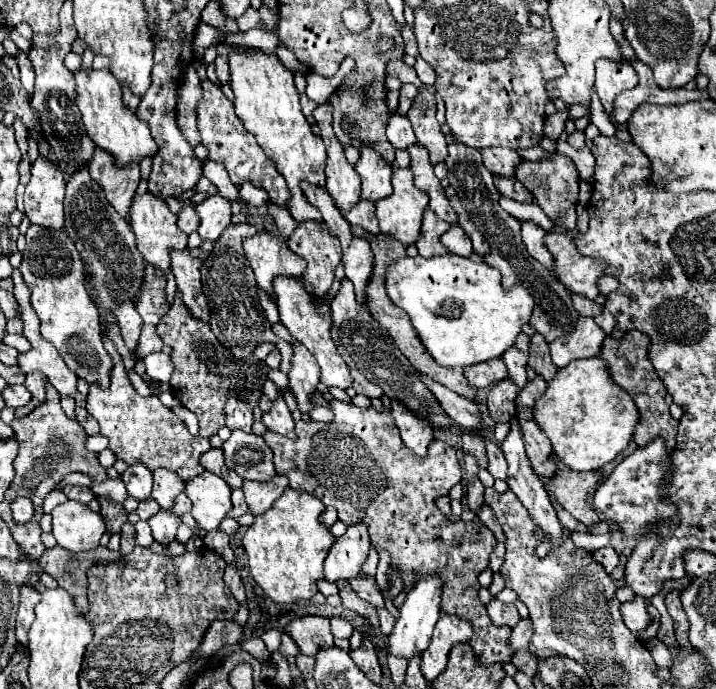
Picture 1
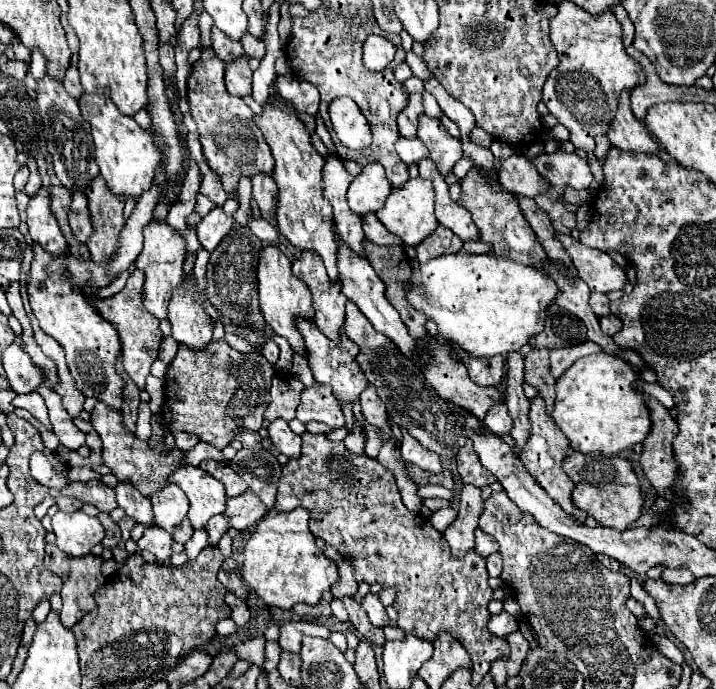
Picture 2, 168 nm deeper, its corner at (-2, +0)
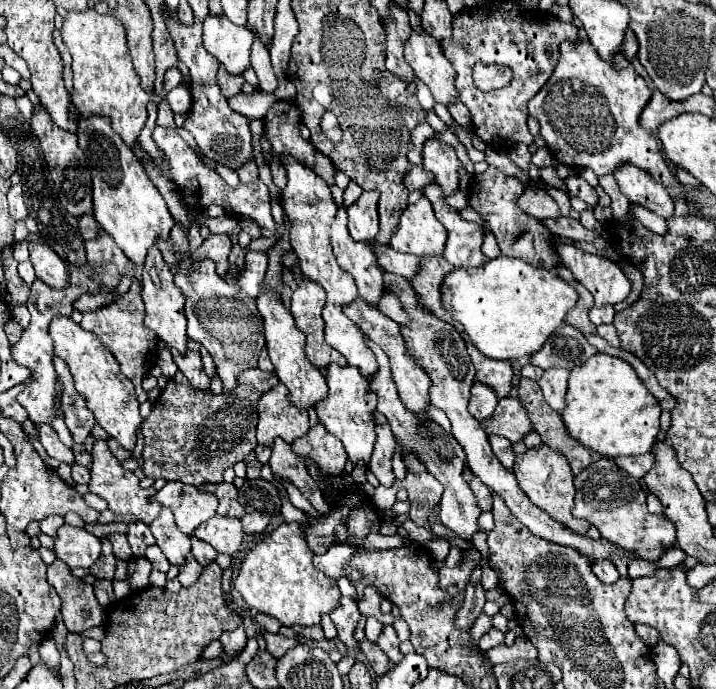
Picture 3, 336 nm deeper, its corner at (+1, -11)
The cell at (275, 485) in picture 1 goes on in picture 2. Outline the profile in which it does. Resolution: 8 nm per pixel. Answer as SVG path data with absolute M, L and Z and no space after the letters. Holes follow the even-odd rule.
M248 489L246 493L232 497L226 501L224 515L230 519L230 527L242 531L254 523L258 523L268 509L264 509L264 503L258 501L258 497Z

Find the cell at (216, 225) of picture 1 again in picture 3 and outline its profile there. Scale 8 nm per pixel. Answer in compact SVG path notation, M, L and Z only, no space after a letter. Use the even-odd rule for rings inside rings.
M209 234L203 244L191 254L195 260L209 258L217 264L217 274L223 276L227 272L227 256L231 252L231 240L225 234Z

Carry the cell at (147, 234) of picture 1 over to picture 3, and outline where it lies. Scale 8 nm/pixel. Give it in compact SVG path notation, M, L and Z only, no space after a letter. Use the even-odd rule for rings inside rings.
M157 246L149 248L149 260L145 260L145 268L141 274L141 282L143 282L143 302L145 302L145 326L149 326L151 330L155 330L155 334L167 342L169 346L175 346L181 354L187 348L187 334L185 334L185 326L187 326L187 318L183 312L183 294L181 290L173 284L173 274L169 272L169 266L165 264L161 252ZM151 270L157 272L159 276L159 284L153 282L151 278Z

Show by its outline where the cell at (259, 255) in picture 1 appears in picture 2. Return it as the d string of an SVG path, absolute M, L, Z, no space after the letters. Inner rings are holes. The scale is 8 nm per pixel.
M266 245L260 253L260 263L258 263L258 297L260 297L260 309L266 319L266 323L272 327L276 335L282 335L294 353L308 357L304 339L296 327L296 319L304 321L314 321L314 309L312 309L312 293L308 293L306 285L300 283L298 277L292 275L290 261L288 257L274 245Z

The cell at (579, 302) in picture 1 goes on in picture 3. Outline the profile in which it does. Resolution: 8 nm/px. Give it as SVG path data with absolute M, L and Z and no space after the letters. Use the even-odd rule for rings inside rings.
M593 306L593 308L589 310L589 320L591 320L595 326L611 324L611 322L613 322L613 314L615 314L613 306L605 306L605 308L597 308L597 306Z

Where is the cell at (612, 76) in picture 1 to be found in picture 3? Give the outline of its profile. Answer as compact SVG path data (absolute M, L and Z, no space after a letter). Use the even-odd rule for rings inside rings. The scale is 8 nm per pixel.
M619 164L613 176L617 178L619 188L629 198L629 202L641 204L661 218L673 216L671 196L665 192L659 180L653 180L653 176L649 176L649 172L633 164Z

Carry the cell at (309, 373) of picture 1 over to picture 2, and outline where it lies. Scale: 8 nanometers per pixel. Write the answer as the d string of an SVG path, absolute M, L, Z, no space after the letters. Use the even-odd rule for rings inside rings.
M314 385L304 389L302 401L296 411L296 419L302 423L320 421L326 423L330 429L344 427L344 413L340 401L336 401L332 389L324 385Z

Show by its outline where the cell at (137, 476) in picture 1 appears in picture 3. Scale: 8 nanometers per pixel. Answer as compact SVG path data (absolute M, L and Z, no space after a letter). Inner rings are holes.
M137 520L137 524L129 524L127 540L129 540L131 550L133 550L133 554L135 554L137 558L145 554L145 548L147 548L147 546L155 544L155 538L153 538L153 534L151 534L149 526L141 524L139 520Z

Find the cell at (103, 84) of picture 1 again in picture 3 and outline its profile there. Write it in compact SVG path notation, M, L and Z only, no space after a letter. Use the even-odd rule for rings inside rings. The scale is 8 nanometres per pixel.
M91 116L77 120L79 146L87 156L87 166L93 178L93 216L99 226L121 246L127 258L135 264L143 264L147 248L159 238L167 238L173 228L173 218L167 210L157 186L149 180L141 160L137 160L133 148L129 148L117 132L113 132L109 118Z

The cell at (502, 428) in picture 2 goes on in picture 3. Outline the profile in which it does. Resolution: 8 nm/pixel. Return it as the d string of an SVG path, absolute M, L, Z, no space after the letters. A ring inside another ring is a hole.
M489 436L491 448L495 452L495 456L505 464L505 468L513 466L513 452L511 452L511 442L501 438L501 436Z

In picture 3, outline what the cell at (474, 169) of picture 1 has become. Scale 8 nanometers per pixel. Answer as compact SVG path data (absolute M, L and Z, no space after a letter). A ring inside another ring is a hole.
M563 324L553 336L549 336L543 348L531 356L531 364L543 370L553 366L573 370L587 362L593 354L597 354L597 350L585 340L585 336L577 328Z

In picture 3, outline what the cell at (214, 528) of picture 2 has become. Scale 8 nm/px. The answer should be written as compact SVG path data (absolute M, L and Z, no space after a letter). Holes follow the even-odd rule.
M191 540L191 544L193 544L191 552L193 552L193 556L197 558L197 562L201 566L207 566L207 564L211 564L215 560L217 550L213 550L209 544L205 544L203 540Z

